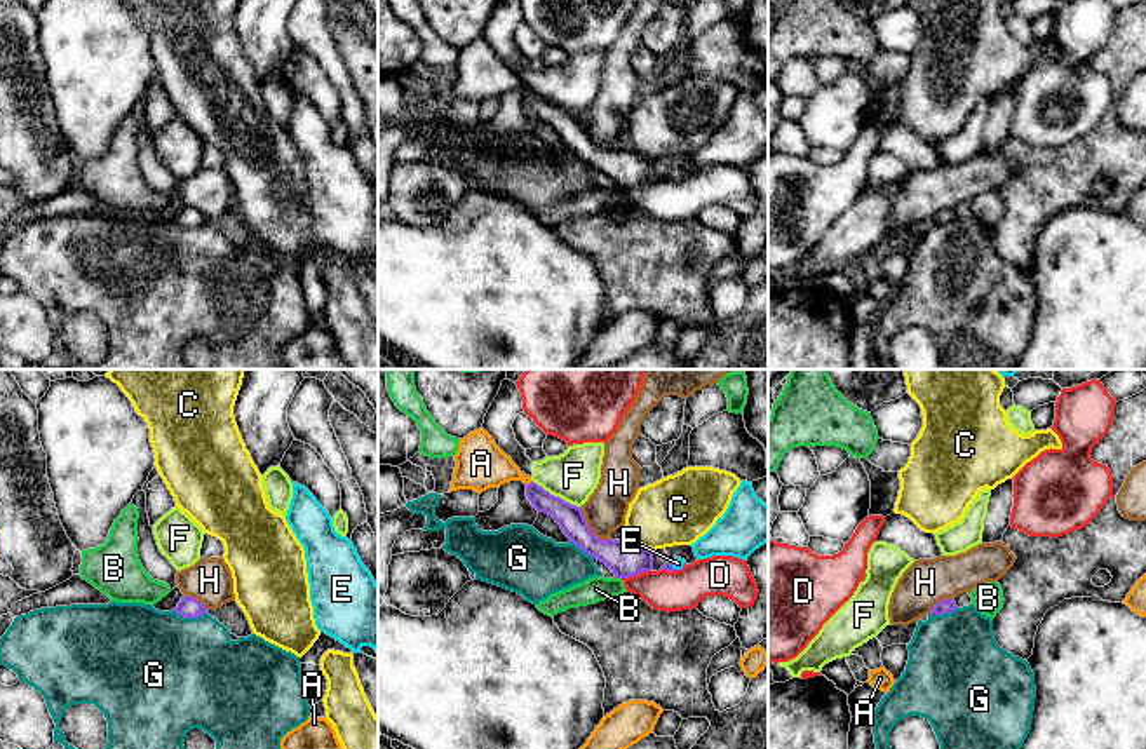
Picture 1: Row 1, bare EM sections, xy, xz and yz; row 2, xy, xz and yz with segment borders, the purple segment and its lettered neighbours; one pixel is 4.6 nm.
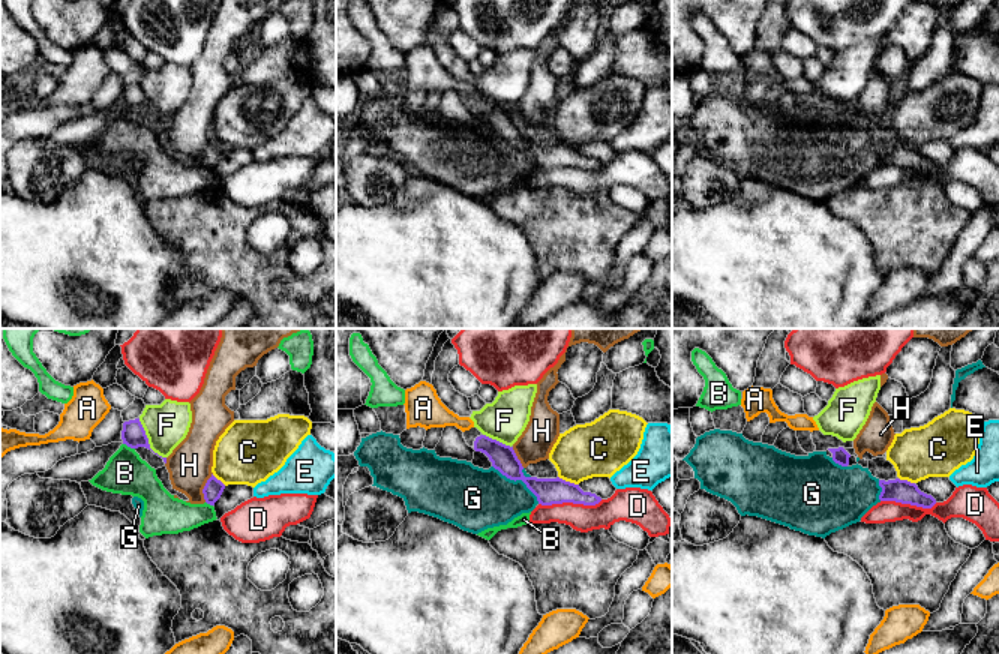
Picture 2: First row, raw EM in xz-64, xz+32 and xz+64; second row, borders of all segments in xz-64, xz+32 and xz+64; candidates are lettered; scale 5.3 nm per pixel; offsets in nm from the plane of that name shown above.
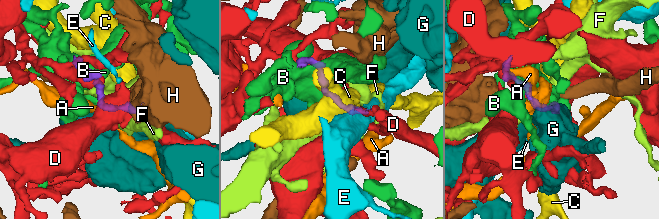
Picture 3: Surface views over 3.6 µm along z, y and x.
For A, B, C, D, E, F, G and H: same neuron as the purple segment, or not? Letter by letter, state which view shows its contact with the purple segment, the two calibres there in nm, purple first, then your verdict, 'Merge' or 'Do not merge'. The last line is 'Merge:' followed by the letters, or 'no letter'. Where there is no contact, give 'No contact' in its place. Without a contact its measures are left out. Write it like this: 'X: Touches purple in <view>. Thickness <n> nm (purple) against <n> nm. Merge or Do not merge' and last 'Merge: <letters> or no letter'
A: Touches purple in xz. Thickness 120 nm (purple) against 220 nm. Do not merge
B: Touches purple in xz. Thickness 180 nm (purple) against 120 nm. Do not merge
C: Touches purple in xz. Thickness 180 nm (purple) against 320 nm. Do not merge
D: Touches purple in xz. Thickness 180 nm (purple) against 190 nm. Do not merge
E: Touches purple in xz. Thickness 50 nm (purple) against 50 nm. Merge
F: Touches purple in xz. Thickness 120 nm (purple) against 240 nm. Do not merge
G: Touches purple in xy. Thickness 100 nm (purple) against 500 nm. Do not merge
H: Touches purple in xz. Thickness 180 nm (purple) against 200 nm. Do not merge
Merge: E

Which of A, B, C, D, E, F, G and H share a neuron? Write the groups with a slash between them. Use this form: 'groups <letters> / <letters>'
groups A / B / C / D / E / F / G / H

